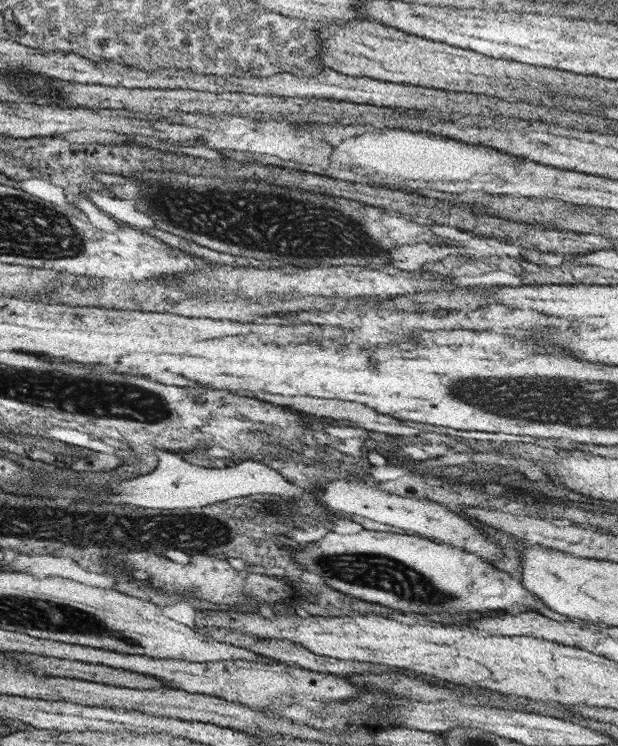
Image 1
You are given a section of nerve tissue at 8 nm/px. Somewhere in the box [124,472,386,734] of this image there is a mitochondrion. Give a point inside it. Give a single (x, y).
(284, 510)

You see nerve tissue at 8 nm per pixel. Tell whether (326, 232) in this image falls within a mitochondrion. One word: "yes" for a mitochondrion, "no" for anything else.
yes

